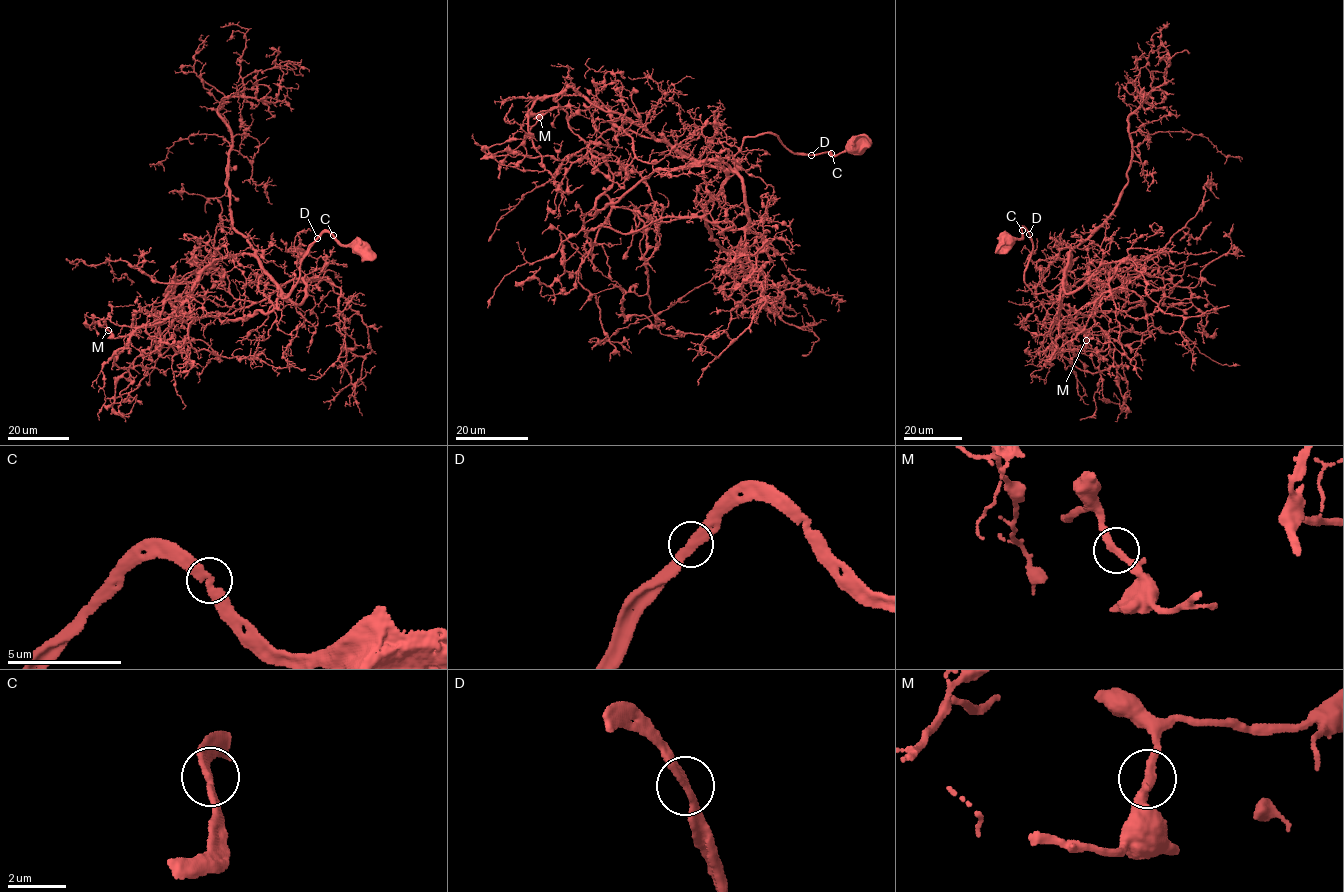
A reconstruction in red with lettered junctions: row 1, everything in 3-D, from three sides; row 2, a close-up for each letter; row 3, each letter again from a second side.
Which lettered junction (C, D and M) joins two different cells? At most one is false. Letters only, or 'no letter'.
no letter

